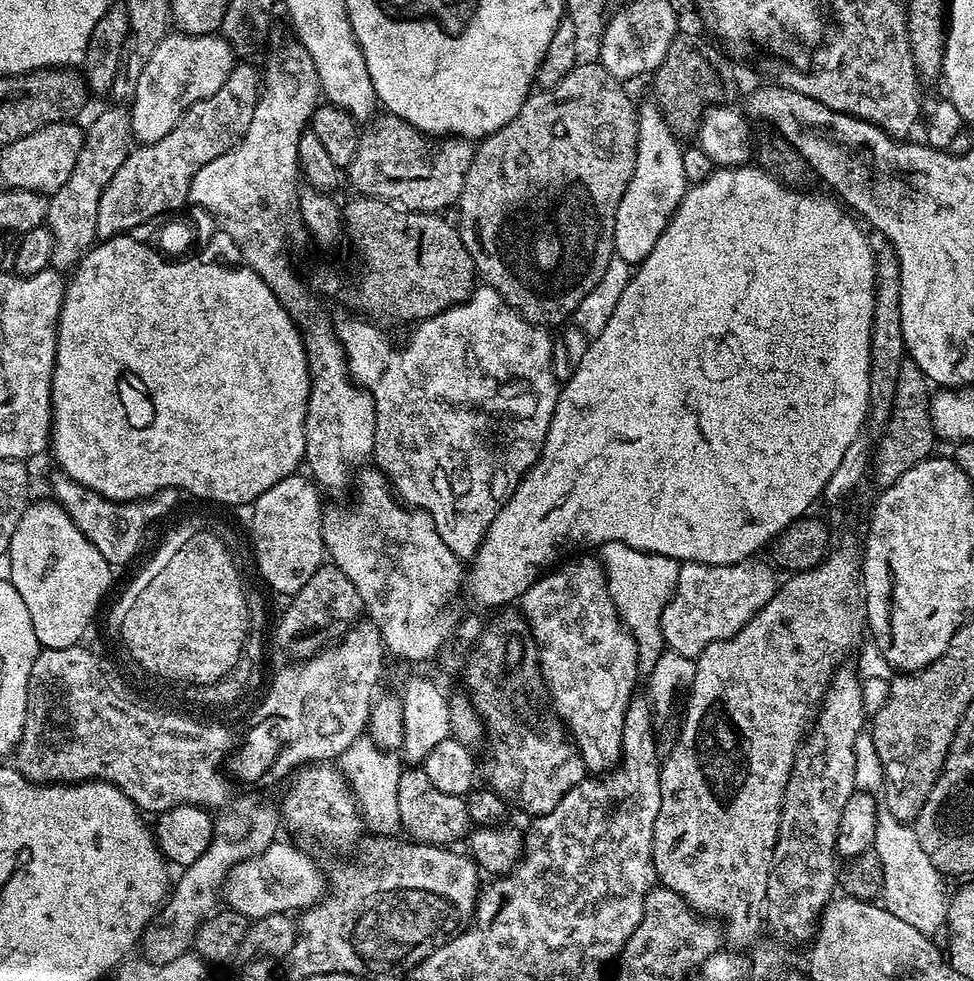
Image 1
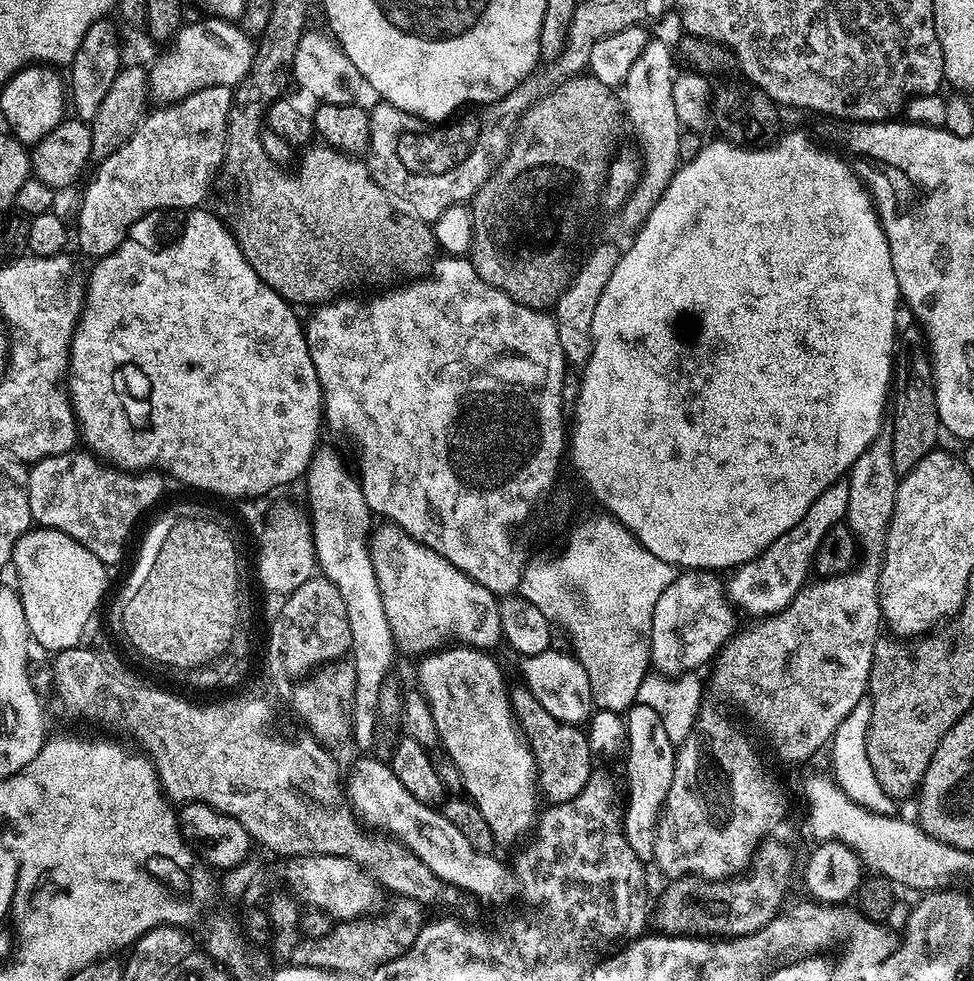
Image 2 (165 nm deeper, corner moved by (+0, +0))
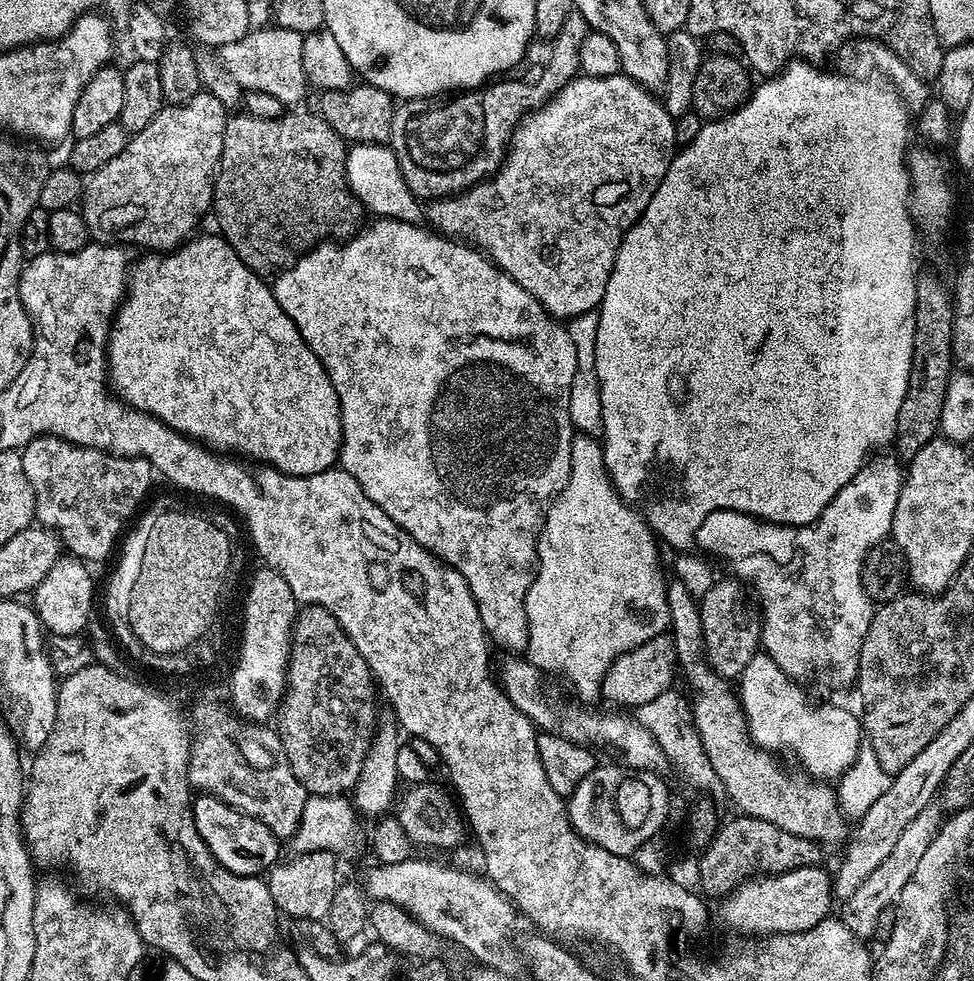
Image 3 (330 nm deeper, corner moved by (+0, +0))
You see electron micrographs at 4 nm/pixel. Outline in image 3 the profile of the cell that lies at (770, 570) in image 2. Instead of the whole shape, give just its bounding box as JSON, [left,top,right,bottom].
[698,578,762,678]

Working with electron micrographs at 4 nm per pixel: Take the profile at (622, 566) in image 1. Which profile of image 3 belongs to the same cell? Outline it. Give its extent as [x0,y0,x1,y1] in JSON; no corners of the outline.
[526,434,669,700]

